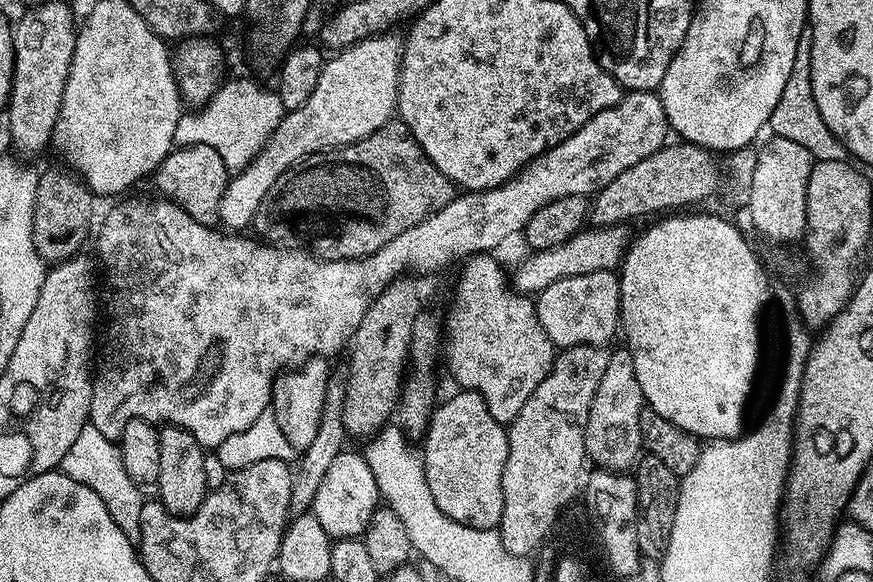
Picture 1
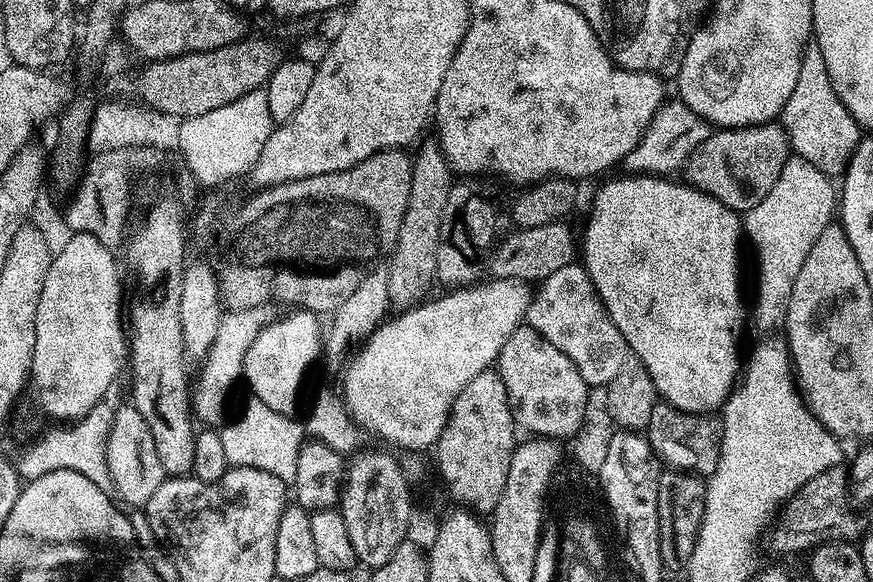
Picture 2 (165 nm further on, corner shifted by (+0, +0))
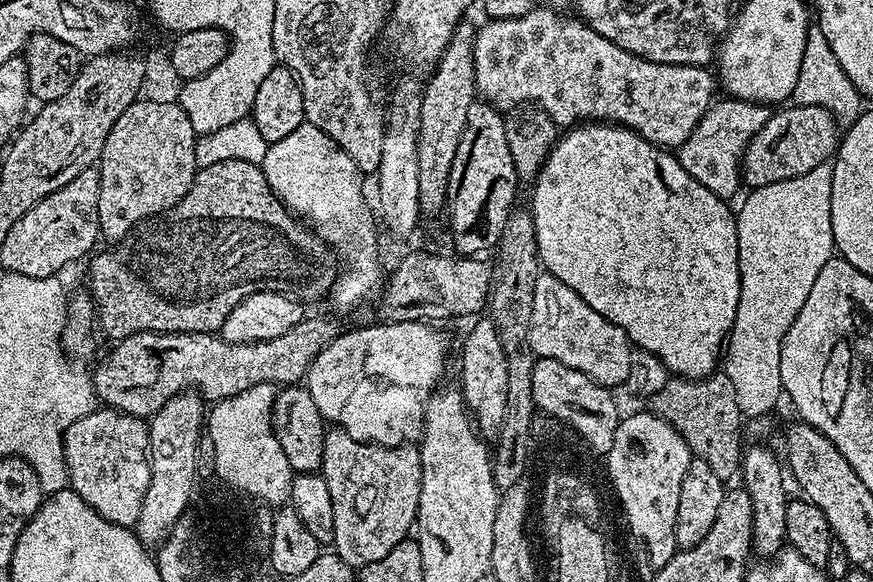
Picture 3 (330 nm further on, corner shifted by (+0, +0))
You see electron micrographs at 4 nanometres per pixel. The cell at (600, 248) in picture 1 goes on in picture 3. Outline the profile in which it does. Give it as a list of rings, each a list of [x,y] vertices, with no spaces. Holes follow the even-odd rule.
[[[418,320],[379,323],[337,334],[334,342],[330,342],[330,346],[326,346],[308,368],[306,387],[325,421],[350,434],[350,438],[387,448],[416,444],[424,434],[428,399],[441,387],[440,379],[448,364],[448,336],[436,329],[439,327]]]

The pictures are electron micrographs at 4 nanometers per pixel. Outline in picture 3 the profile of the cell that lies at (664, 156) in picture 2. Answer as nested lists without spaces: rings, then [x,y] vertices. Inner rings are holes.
[[[717,99],[700,119],[698,126],[694,126],[690,138],[686,138],[686,142],[680,144],[678,155],[686,174],[702,182],[706,190],[725,198],[732,198],[732,195],[742,188],[742,161],[746,146],[750,138],[754,138],[754,134],[758,134],[758,130],[766,126],[770,108],[766,104],[723,99]]]

